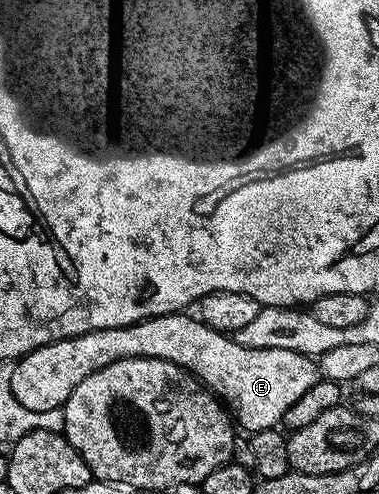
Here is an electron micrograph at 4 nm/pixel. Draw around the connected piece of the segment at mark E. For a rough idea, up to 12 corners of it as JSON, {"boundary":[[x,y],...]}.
{"boundary":[[190,313],[44,345],[37,410],[116,361],[163,359],[246,433],[320,378],[311,356],[244,349]]}

